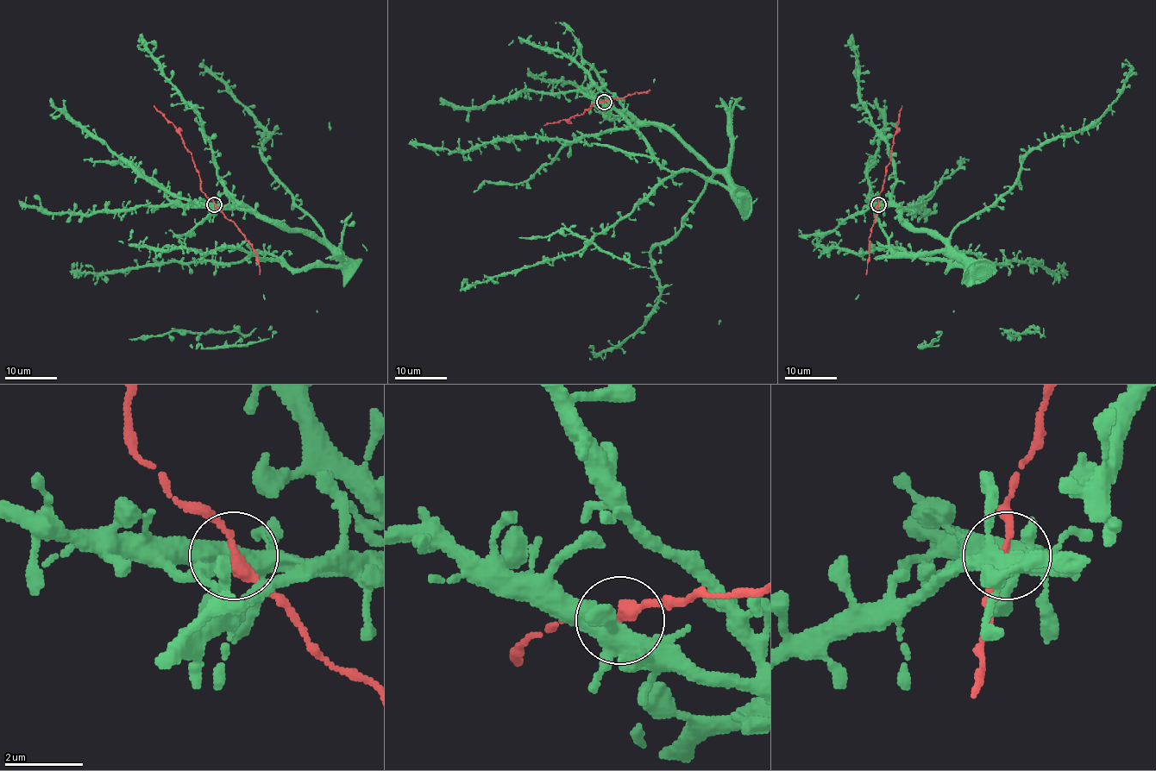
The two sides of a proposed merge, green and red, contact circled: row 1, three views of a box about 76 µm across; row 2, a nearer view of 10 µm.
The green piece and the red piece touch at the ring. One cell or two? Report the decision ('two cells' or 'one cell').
one cell

